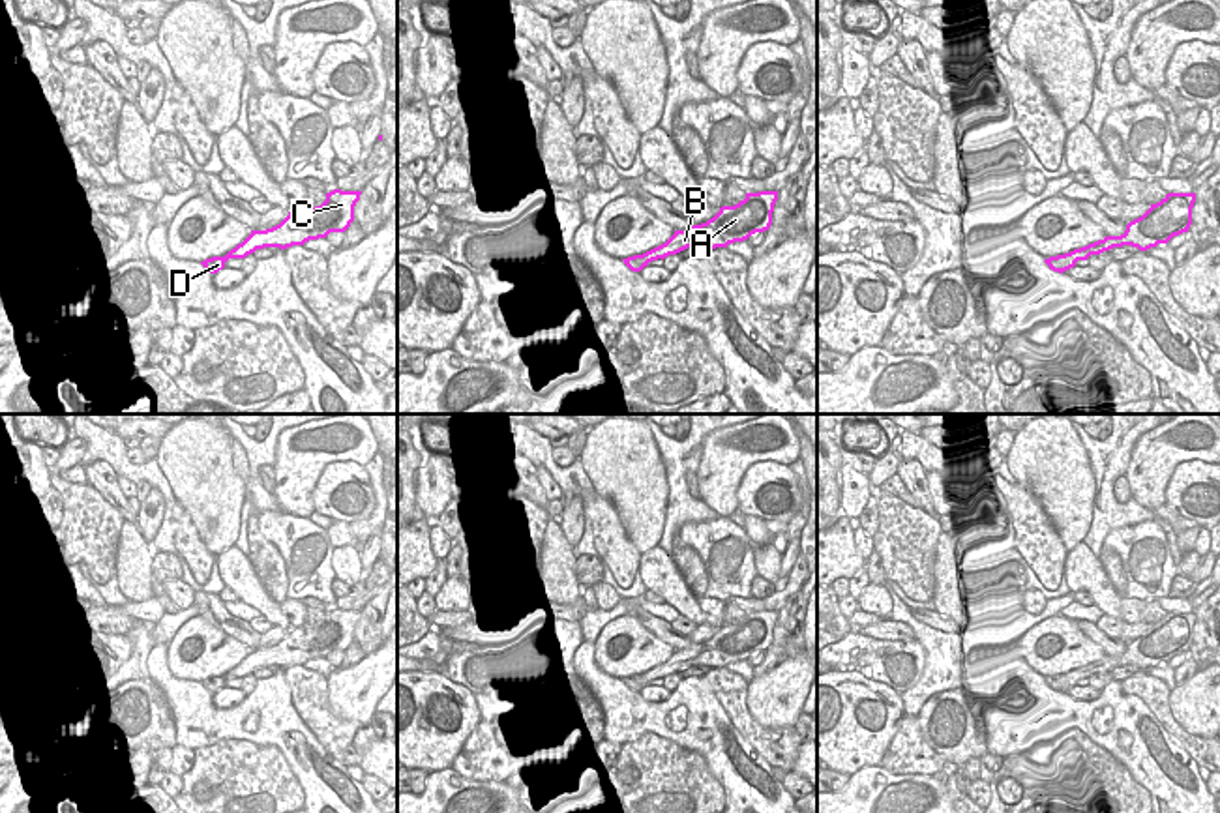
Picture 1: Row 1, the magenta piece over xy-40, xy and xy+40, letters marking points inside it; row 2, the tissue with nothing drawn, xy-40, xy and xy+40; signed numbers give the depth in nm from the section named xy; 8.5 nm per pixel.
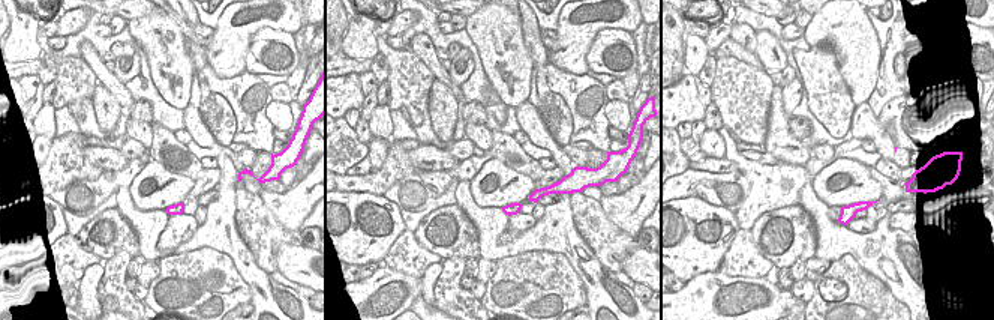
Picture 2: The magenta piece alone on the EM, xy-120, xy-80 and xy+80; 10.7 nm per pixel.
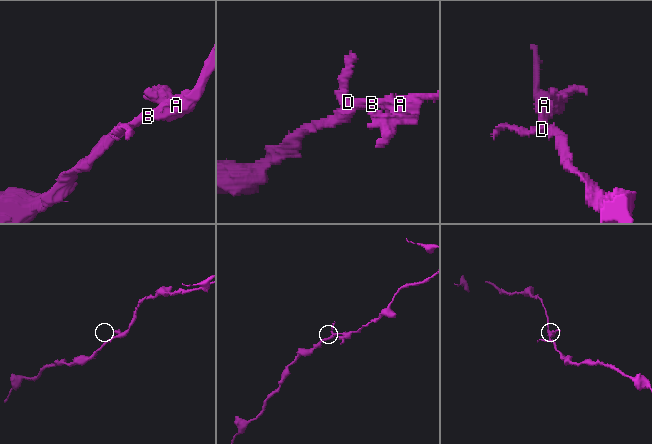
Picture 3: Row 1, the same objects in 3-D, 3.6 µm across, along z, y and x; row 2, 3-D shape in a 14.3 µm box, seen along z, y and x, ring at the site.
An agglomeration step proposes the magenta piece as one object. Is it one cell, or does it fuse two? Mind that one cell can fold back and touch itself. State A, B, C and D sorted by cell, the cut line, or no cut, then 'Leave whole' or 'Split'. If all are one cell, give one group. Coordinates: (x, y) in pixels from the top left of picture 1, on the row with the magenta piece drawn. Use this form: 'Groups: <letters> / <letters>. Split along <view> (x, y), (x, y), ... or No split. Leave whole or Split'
Groups: A B C D. No split. Leave whole

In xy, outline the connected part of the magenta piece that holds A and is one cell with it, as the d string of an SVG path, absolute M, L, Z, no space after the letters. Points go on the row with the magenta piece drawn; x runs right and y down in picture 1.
M778 191L746 193L746 199L735 206L722 206L720 212L707 223L693 225L675 234L662 245L622 259L632 272L641 272L652 260L677 255L688 247L727 247L735 242L744 242L755 232L765 232L772 225L772 212L778 200Z

